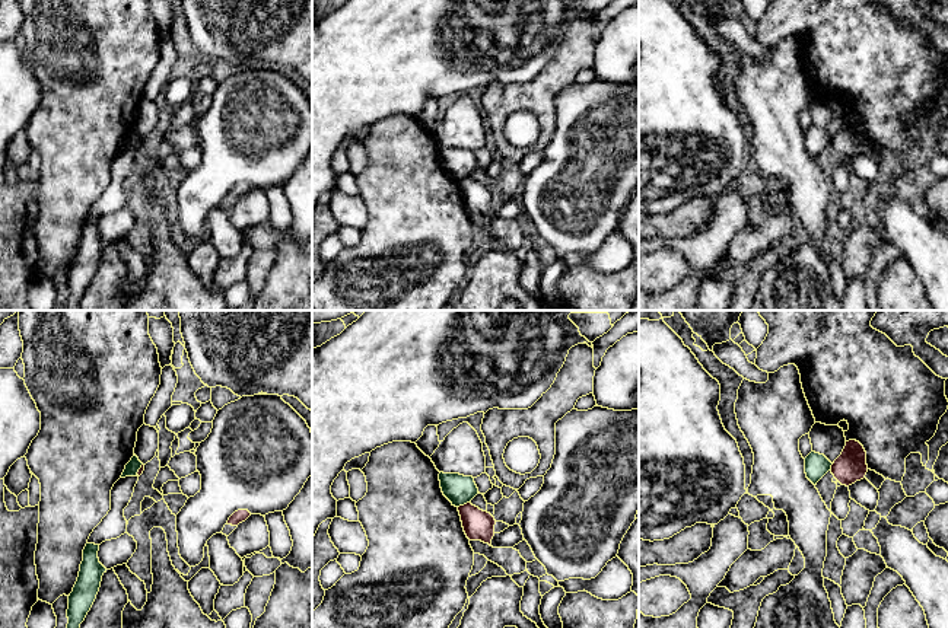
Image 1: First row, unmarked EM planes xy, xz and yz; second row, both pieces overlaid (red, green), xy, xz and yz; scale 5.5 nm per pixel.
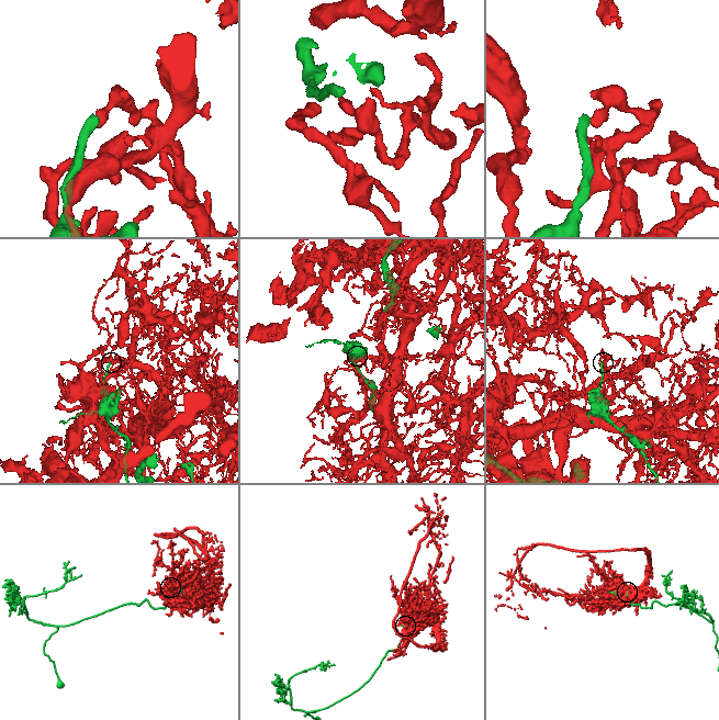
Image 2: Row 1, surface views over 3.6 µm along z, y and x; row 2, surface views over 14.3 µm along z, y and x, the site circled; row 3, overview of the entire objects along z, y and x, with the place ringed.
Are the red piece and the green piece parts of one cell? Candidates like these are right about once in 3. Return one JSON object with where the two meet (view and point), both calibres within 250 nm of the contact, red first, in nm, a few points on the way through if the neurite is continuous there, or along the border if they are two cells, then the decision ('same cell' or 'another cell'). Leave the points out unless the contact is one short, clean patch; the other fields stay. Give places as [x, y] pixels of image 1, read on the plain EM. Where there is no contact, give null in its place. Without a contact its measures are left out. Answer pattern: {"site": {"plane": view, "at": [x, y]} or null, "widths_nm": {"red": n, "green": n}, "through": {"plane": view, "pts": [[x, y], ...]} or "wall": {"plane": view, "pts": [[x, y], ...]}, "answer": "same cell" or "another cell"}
{"site": {"plane": "xz", "at": [464, 178]}, "widths_nm": {"red": 170, "green": 160}, "answer": "another cell"}

